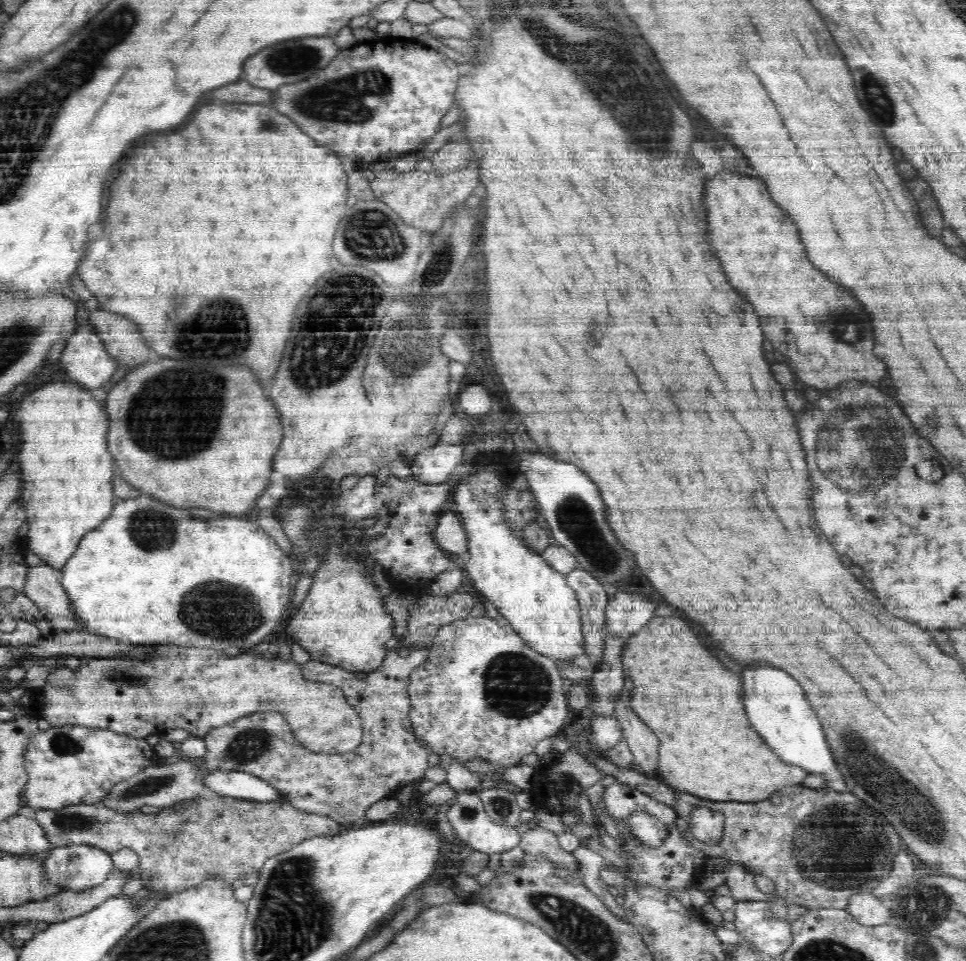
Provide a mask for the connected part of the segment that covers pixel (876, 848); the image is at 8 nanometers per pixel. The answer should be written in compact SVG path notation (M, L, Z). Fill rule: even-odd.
M591 755L585 758L614 781L627 784L672 807L677 814L676 826L696 850L708 857L721 856L737 862L752 874L773 880L779 902L788 907L799 905L809 910L847 910L853 894L870 893L872 888L882 884L894 864L894 854L898 852L898 834L894 828L848 790L813 790L800 784L783 787L768 800L756 803L717 802L676 791L637 769L622 770L605 756L602 759ZM694 807L710 808L724 815L725 836L718 845L704 844L692 836L688 817Z

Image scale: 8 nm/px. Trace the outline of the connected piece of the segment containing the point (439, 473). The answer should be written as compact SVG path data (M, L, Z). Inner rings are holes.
M440 441L434 446L422 448L420 454L409 464L411 478L422 484L440 484L447 482L452 470L462 464L466 457L464 443L441 445Z

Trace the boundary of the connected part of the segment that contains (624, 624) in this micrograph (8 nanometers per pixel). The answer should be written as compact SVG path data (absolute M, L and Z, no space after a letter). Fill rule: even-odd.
M618 590L605 610L607 633L621 639L629 639L650 622L656 607L657 603L646 600L642 594Z

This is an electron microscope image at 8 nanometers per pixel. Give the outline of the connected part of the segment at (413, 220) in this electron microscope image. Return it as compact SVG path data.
M470 162L460 170L443 173L427 173L414 170L400 173L385 169L375 172L371 187L376 199L388 204L390 208L401 216L401 219L414 228L421 228L426 240L442 228L442 220L446 220L447 213L458 204L462 204L478 186L478 164Z

